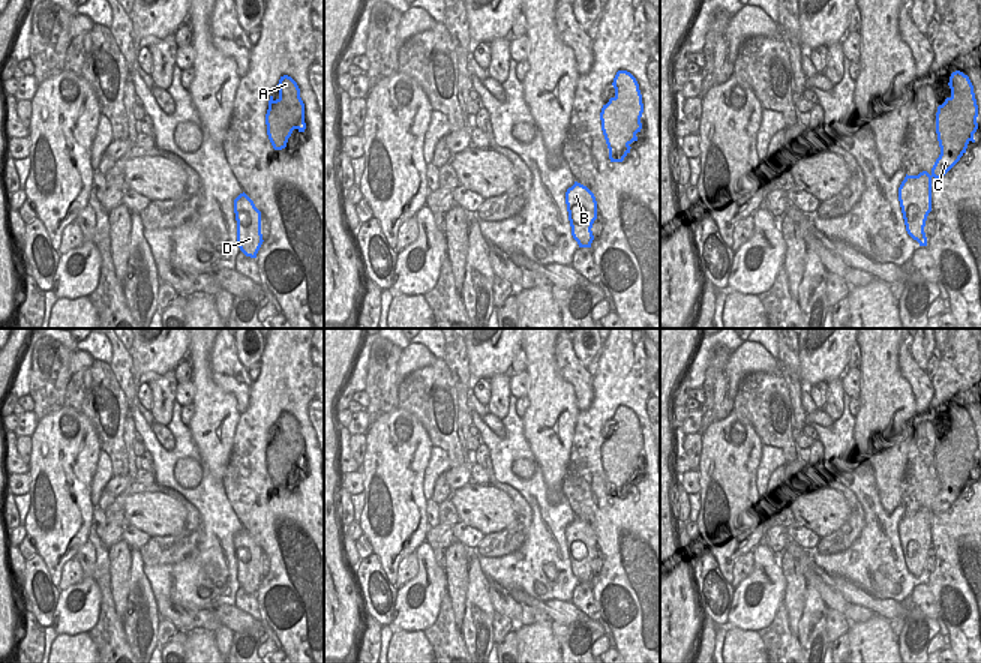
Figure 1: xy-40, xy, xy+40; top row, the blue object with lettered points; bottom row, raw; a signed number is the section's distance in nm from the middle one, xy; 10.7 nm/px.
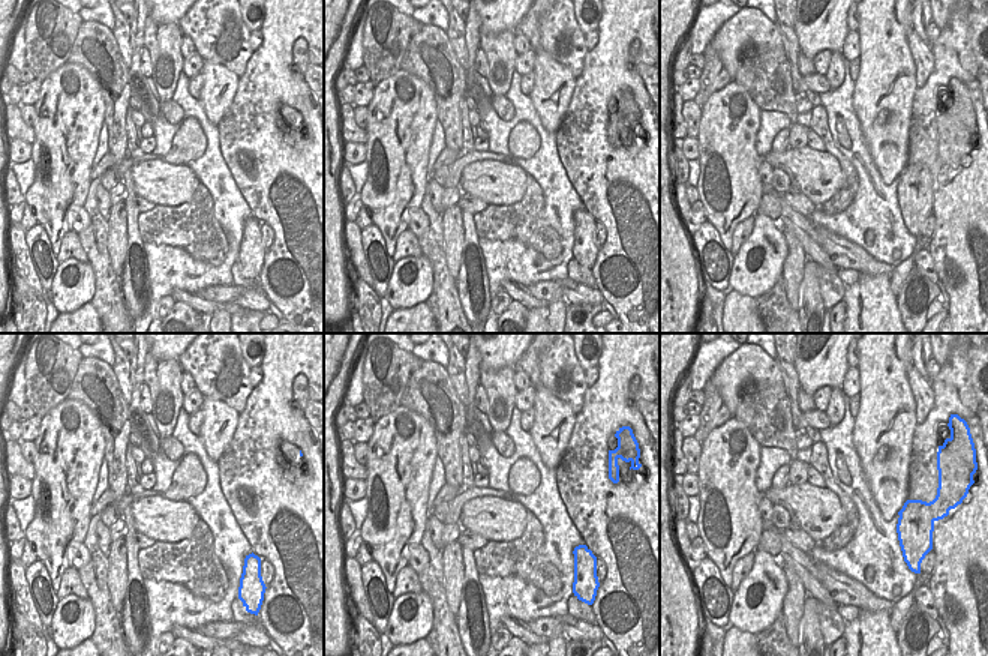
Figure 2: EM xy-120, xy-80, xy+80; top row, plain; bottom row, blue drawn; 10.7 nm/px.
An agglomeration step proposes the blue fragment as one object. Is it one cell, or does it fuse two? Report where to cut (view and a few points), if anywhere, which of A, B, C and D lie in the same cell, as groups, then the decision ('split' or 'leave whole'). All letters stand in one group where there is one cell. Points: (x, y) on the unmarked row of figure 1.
no cut | A B C D | leave whole

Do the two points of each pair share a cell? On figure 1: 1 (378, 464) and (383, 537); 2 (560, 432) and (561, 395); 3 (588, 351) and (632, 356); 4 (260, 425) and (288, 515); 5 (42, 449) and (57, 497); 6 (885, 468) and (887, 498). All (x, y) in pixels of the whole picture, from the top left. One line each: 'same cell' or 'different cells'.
1: same cell
2: same cell
3: different cells
4: same cell
5: same cell
6: same cell

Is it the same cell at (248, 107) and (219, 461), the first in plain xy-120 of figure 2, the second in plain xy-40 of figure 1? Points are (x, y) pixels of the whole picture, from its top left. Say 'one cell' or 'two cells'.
two cells

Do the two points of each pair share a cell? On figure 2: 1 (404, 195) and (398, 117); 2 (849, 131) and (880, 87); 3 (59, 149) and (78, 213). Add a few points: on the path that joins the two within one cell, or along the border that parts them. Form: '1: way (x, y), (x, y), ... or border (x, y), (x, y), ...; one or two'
1: way (404, 176), (405, 137); one
2: border (853, 84), (853, 111), (870, 152); two
3: border (83, 206), (71, 209), (69, 228); two

